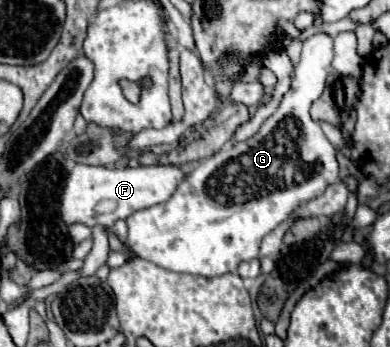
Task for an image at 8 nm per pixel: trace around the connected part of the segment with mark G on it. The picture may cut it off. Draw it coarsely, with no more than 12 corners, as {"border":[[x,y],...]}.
{"border":[[333,39],[303,43],[255,137],[197,161],[127,217],[133,253],[235,273],[339,181],[309,115]]}

